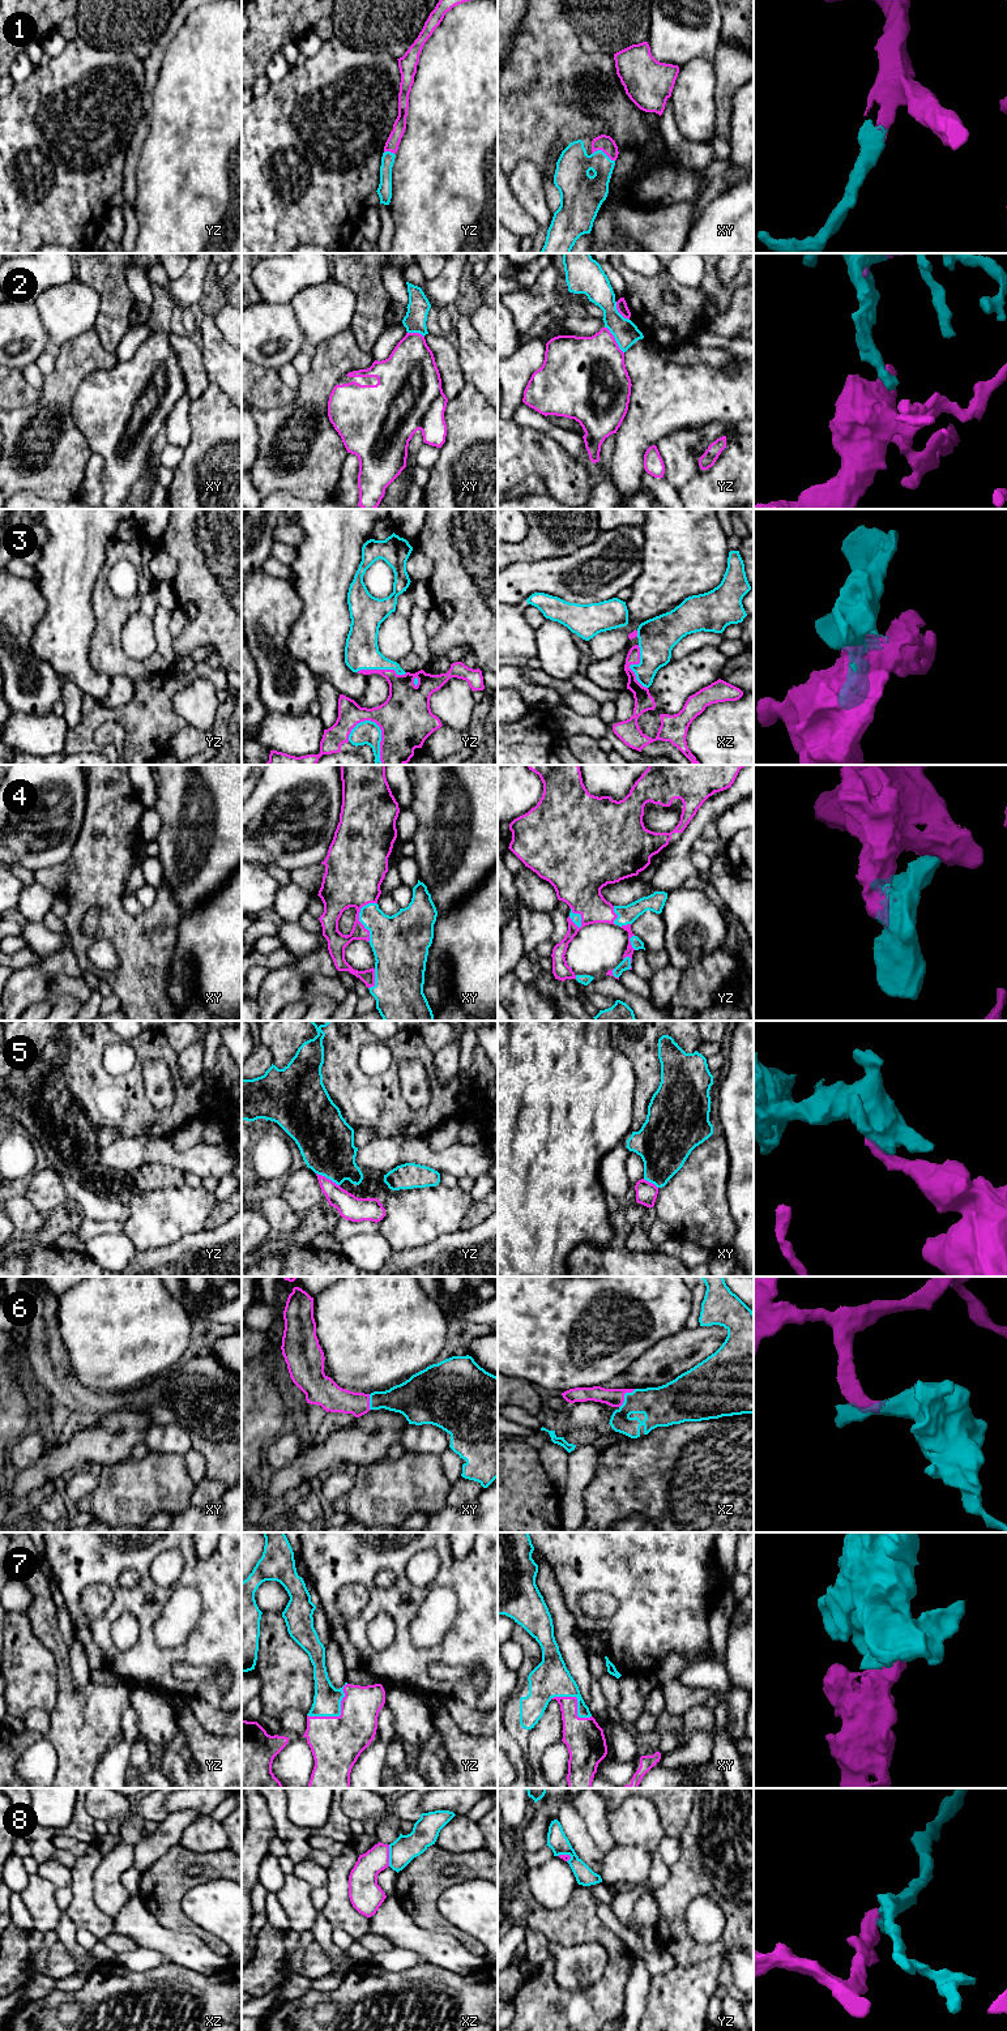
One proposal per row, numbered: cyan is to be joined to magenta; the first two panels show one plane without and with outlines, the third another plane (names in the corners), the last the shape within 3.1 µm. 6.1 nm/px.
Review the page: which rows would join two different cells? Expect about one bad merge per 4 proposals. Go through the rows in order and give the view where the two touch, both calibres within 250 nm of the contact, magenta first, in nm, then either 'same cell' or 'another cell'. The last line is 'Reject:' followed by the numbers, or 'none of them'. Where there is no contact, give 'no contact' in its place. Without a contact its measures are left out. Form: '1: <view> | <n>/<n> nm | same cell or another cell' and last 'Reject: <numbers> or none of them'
1: xy | 100/220 nm | same cell
2: yz | 440/160 nm | another cell
3: yz | 320/150 nm | same cell
4: xy | 340/280 nm | same cell
5: yz | 150/340 nm | another cell
6: xz | 110/240 nm | same cell
7: yz | 320/180 nm | same cell
8: xz | 180/160 nm | another cell
Reject: 2, 5, 8

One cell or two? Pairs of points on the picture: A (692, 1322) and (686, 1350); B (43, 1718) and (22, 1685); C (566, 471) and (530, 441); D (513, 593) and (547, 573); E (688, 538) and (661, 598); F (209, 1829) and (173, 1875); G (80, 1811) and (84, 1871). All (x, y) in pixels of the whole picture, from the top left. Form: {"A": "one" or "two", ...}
{"A": "two", "B": "two", "C": "one", "D": "one", "E": "one", "F": "two", "G": "two"}

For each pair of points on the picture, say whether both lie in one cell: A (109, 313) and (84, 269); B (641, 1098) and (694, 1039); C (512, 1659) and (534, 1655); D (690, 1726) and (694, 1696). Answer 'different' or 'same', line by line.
A: same
B: same
C: different
D: different

